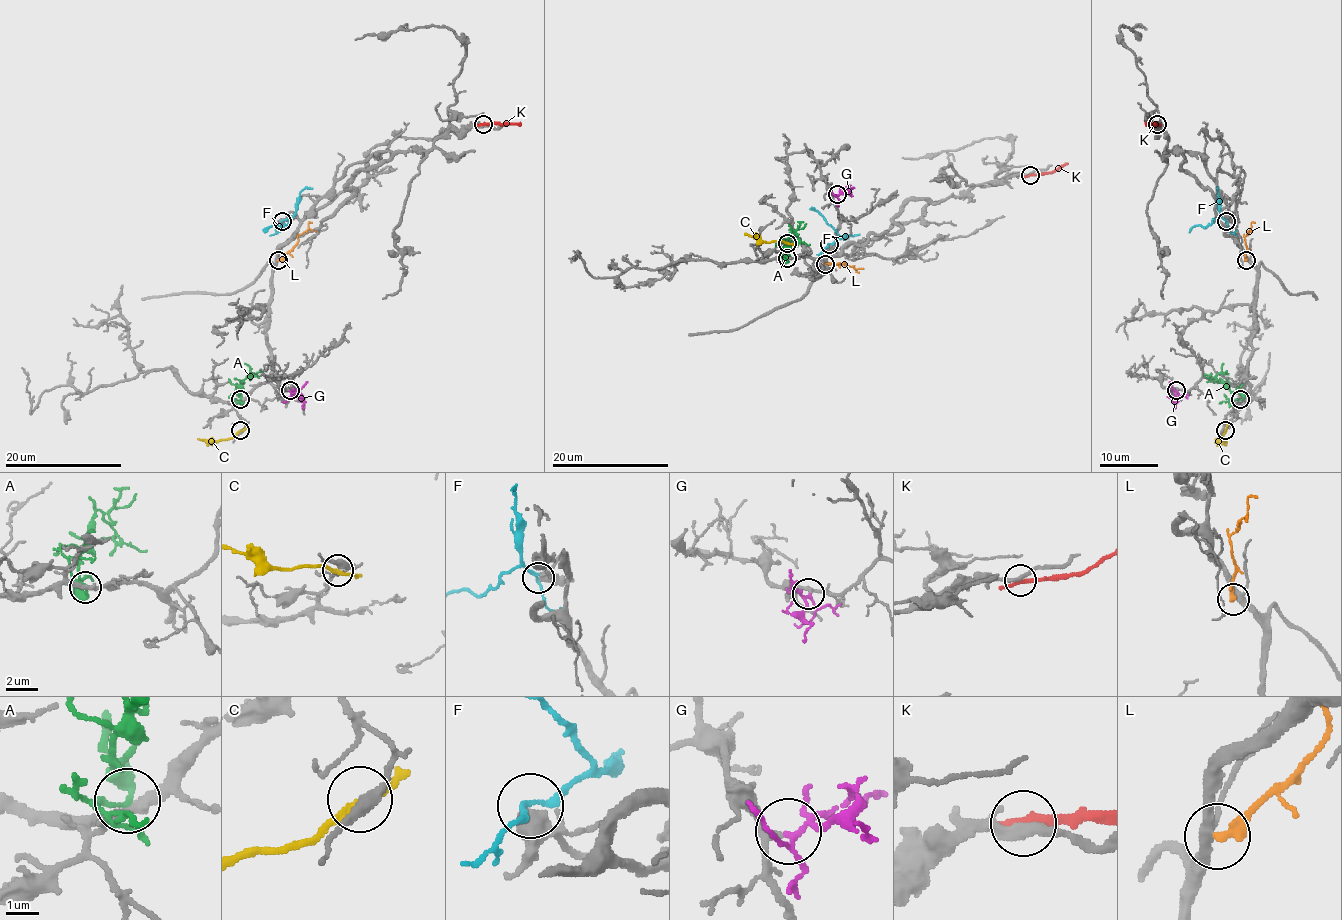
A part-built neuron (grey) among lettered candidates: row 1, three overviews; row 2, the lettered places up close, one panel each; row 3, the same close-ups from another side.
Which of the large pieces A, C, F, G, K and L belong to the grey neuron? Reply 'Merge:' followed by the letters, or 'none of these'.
Merge: F, G

